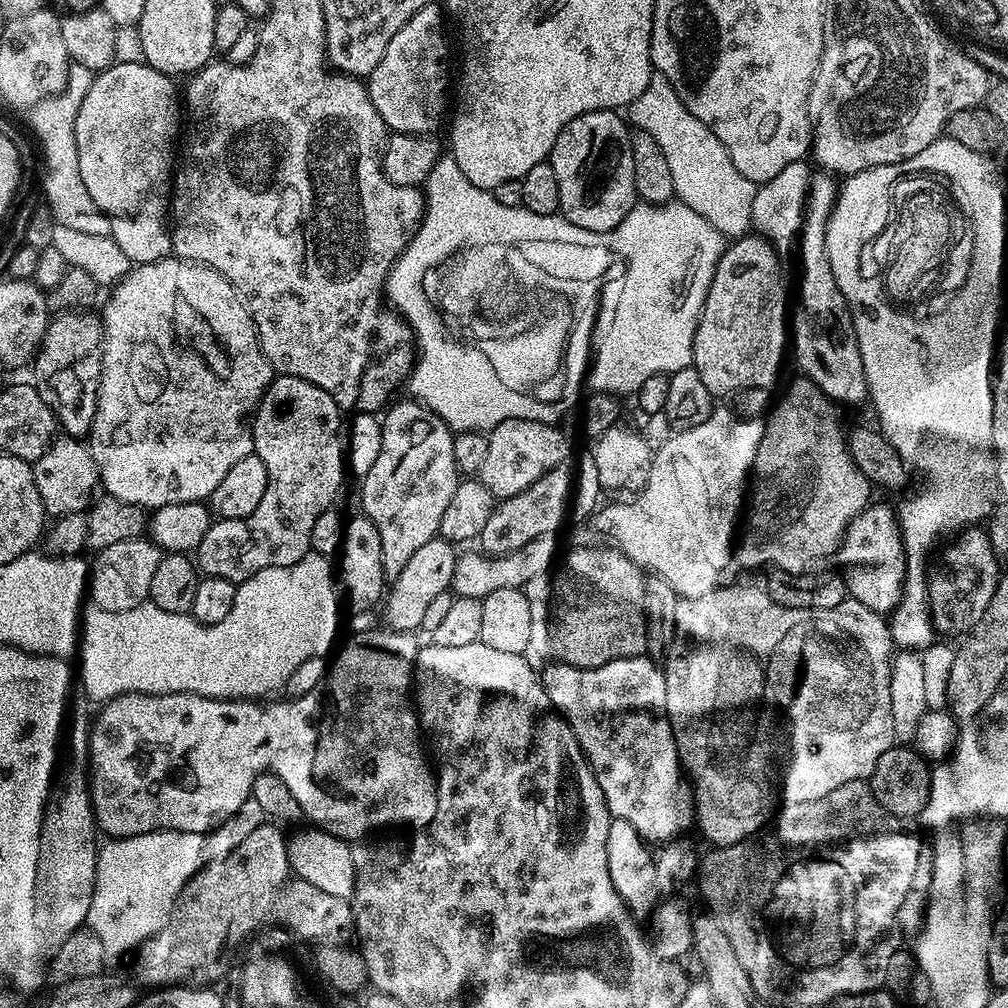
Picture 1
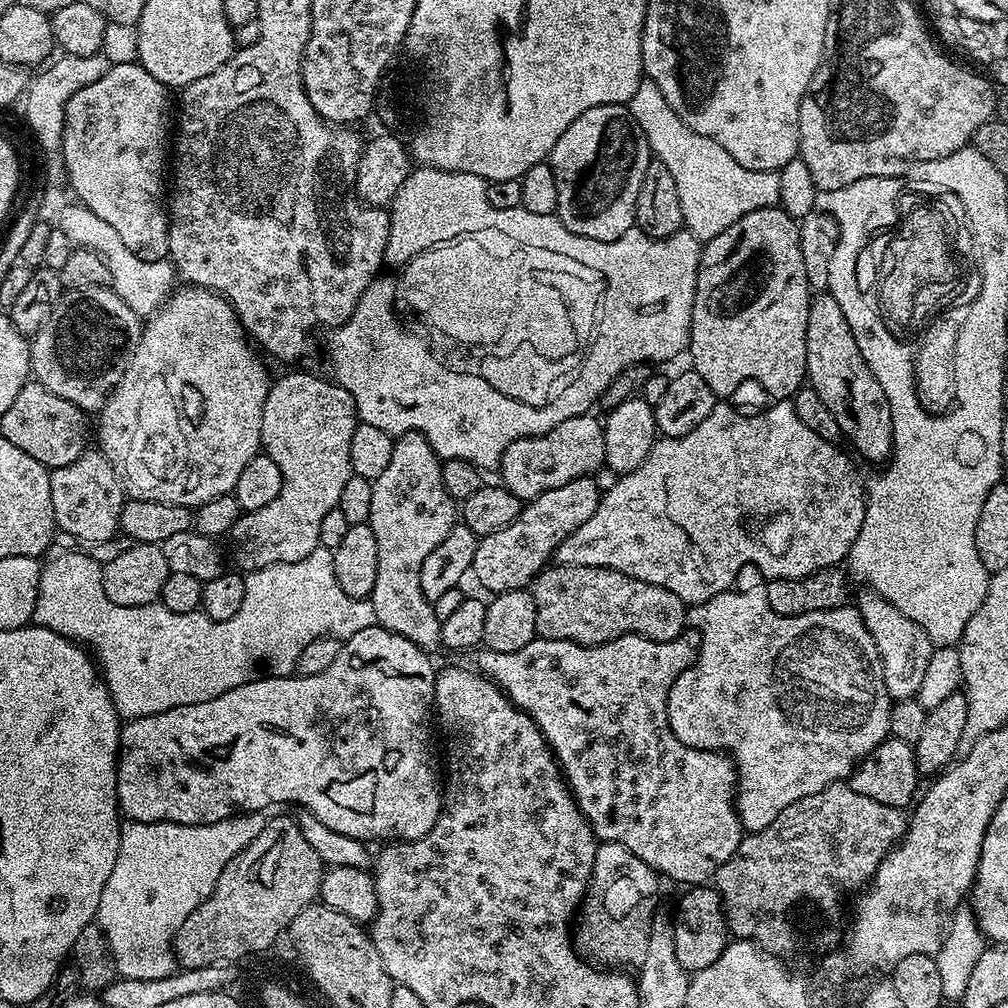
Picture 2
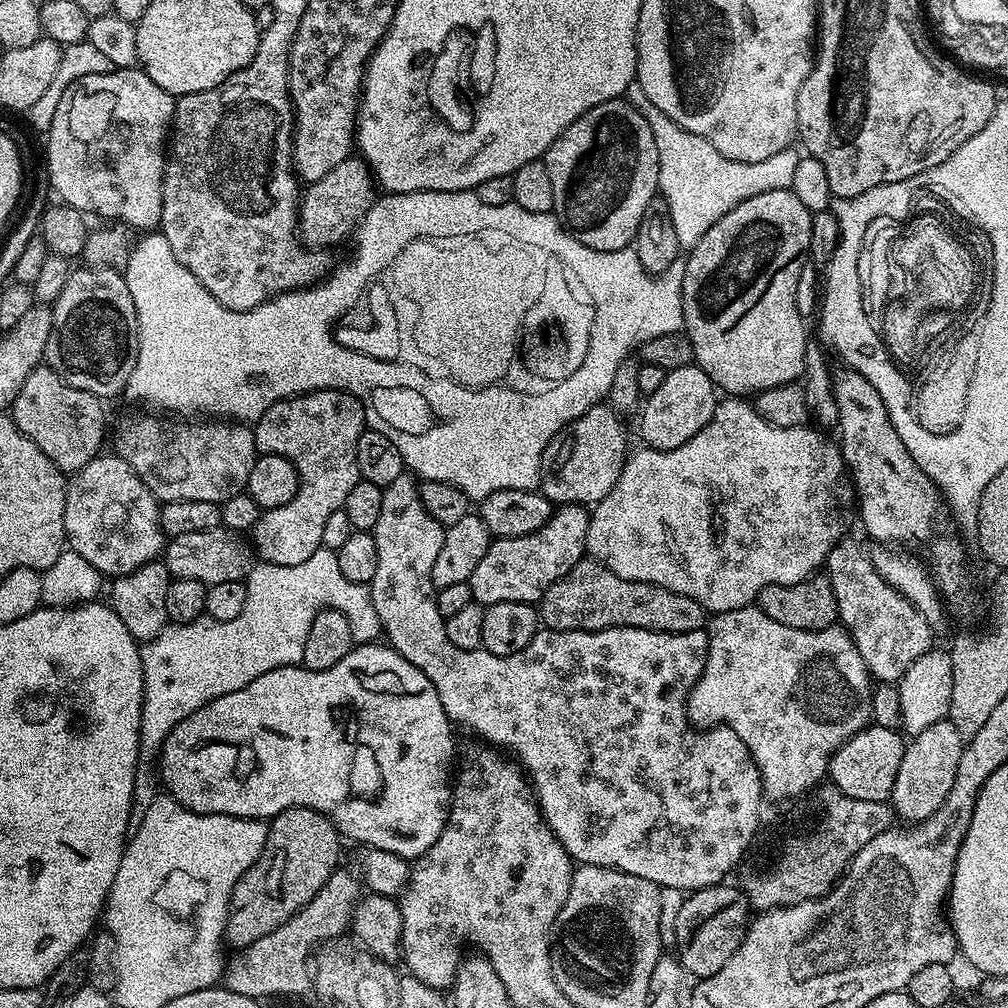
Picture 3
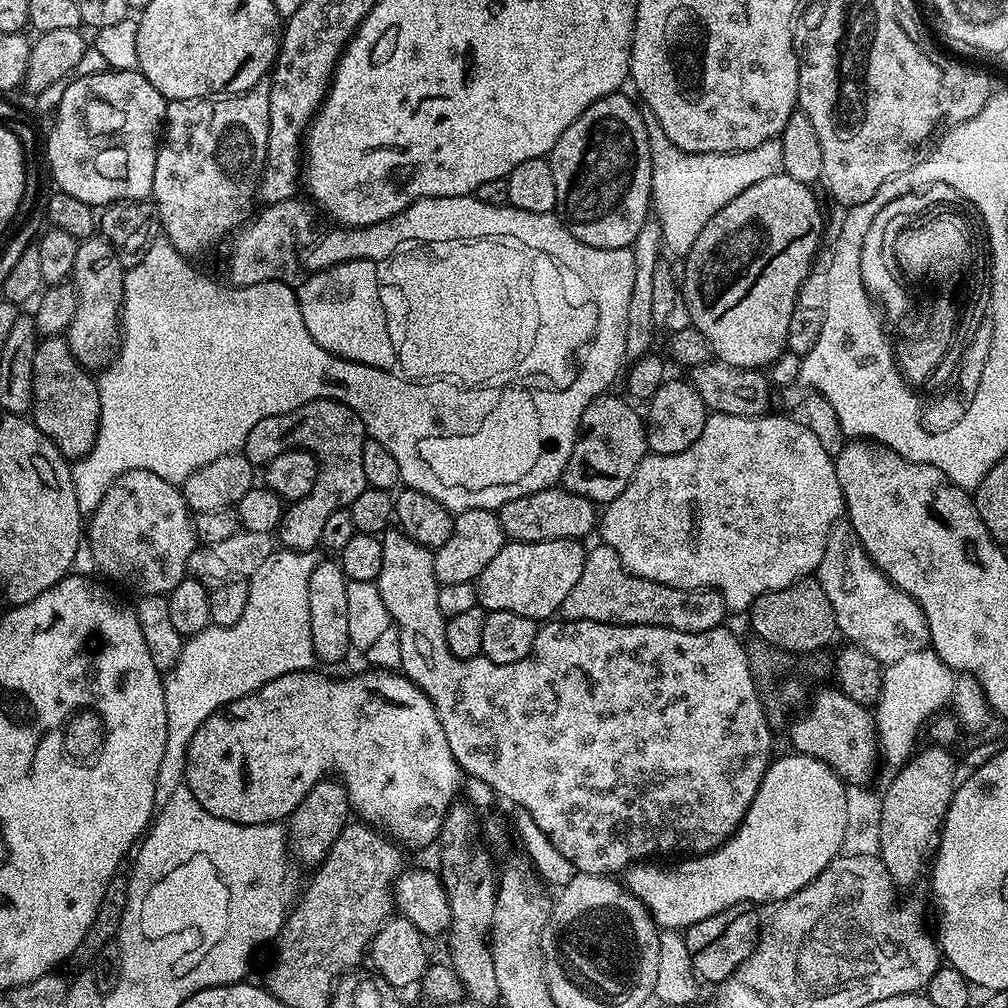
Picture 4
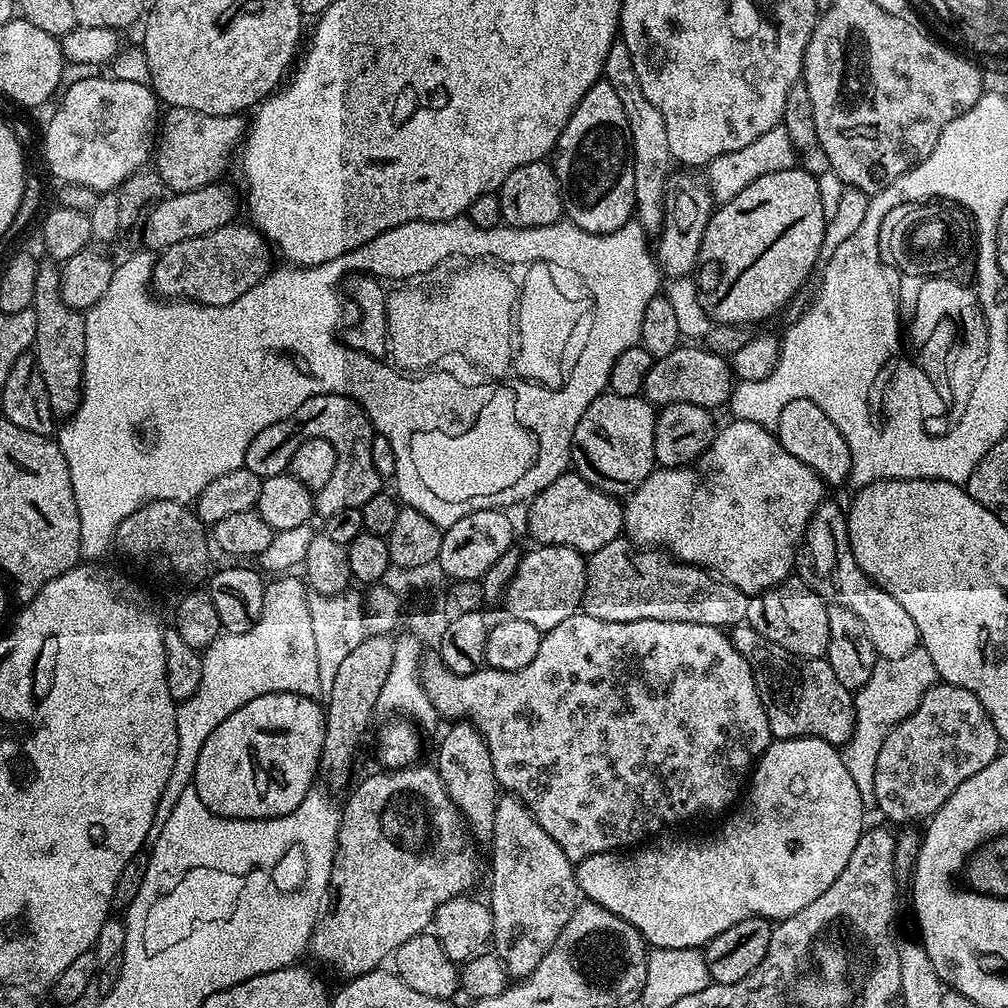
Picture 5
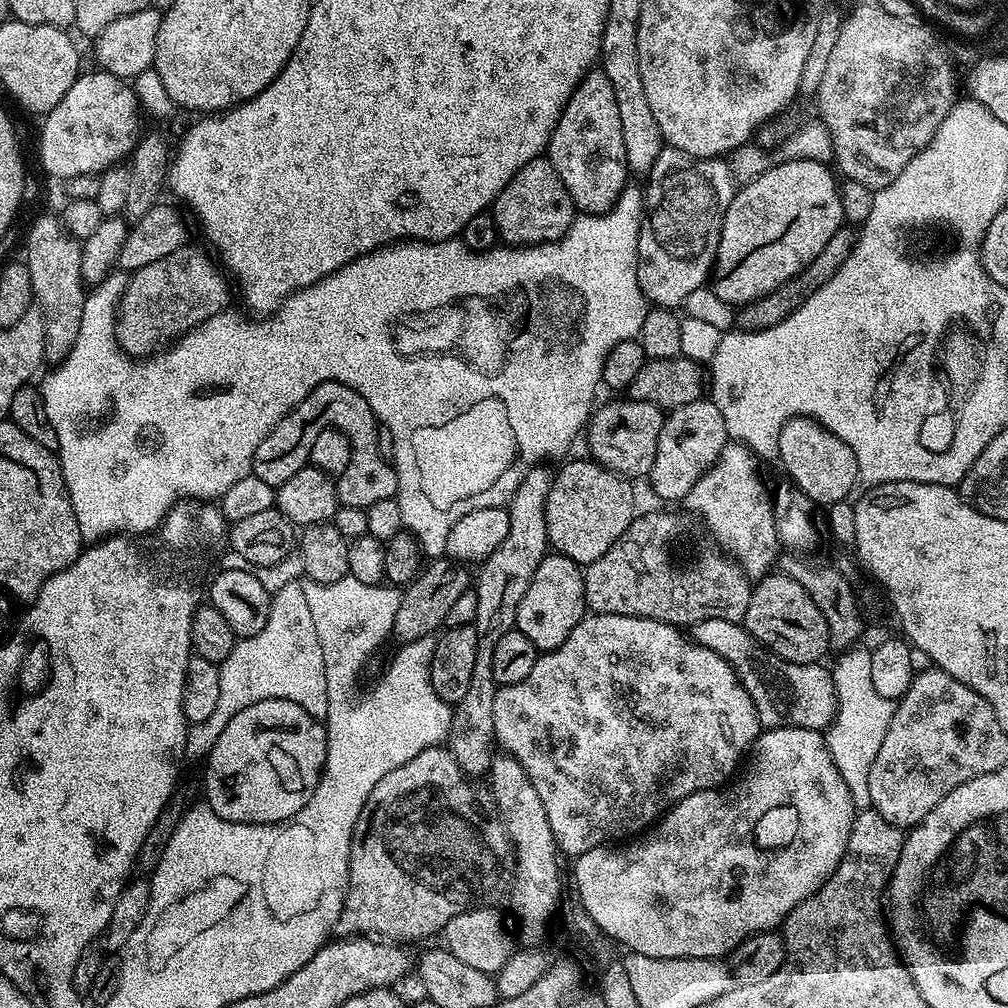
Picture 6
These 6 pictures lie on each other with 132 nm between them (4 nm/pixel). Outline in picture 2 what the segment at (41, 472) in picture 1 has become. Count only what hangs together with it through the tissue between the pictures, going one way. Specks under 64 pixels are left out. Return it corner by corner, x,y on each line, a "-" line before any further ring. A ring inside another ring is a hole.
86,450
70,466
54,468
50,471
50,502
54,502
56,527
61,533
73,536
76,540
85,540
88,544
104,544
112,535
117,535
120,527
120,515
126,503
124,487
114,474
110,462
99,450

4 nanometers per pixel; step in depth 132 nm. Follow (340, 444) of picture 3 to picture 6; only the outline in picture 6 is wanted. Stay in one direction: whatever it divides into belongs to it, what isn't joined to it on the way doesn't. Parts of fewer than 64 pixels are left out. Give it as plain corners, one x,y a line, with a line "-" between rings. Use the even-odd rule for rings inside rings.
331,380
322,382
298,406
294,406
276,423
274,430
262,438
258,450
254,450
254,458
257,462
263,460
300,460
296,462
310,461
310,446
314,446
314,438
322,434
327,428
339,428
350,430
352,448
360,448
360,472
368,472
372,468
372,500
382,502
395,497
398,490
398,478
395,467
390,463
389,457
378,446
378,423
374,410
350,386
339,384

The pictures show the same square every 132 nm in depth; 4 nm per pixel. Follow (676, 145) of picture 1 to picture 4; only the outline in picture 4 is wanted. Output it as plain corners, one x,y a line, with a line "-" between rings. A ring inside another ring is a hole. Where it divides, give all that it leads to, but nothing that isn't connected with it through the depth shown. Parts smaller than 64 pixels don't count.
645,111
643,118
652,159
654,218
662,226
664,248
677,258
687,256
694,242
698,242
702,226
706,226
722,206
734,202
742,190
750,190
750,186
757,182
779,176
784,171
779,138
762,142
762,146
754,146
754,150
741,152
687,152
673,146
652,112

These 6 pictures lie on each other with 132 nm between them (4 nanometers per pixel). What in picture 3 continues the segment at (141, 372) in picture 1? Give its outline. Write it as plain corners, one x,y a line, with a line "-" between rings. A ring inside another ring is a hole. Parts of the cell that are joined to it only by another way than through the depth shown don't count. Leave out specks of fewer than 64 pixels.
144,416
141,420
126,425
124,433
121,434
119,455
136,471
138,478
142,478
142,482
153,492
157,501
197,500
223,505
231,496
247,489
250,470
258,455
253,429
240,422
196,423
200,422
163,424
152,416

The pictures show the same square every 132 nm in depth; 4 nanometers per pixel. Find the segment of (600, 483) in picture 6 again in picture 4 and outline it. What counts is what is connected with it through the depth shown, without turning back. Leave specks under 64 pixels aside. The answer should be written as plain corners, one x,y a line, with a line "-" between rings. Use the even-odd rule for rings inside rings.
563,486
543,488
534,494
526,494
522,498
514,498
506,502
498,510
500,525
509,541
546,542
547,540
583,541
597,531
598,508
582,494
569,492

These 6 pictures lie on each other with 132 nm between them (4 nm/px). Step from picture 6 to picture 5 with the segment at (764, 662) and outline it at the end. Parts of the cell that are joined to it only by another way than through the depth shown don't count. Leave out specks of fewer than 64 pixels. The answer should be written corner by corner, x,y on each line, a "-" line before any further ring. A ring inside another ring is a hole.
746,622
735,625
730,632
734,650
742,654
752,665
756,676
758,694
766,710
773,737
778,740
790,738
822,738
826,742
843,746
854,734
856,725
856,701
853,689
842,686
827,659
791,656
782,646
762,638

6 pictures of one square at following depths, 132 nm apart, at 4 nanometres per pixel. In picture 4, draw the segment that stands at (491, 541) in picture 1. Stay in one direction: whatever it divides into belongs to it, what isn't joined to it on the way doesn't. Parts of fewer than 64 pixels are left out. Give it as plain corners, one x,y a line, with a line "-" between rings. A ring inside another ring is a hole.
578,540
505,542
490,566
474,581
479,607
488,612
513,612
537,622
547,621
561,611
566,594
574,590
582,574
586,548

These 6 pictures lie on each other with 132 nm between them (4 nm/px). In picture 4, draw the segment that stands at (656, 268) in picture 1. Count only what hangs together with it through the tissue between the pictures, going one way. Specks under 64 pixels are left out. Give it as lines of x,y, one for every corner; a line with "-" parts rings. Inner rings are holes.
475,195
422,198
421,200
416,200
410,206
406,206
406,210
394,214
389,220
383,220
377,224
366,226
365,228
345,227
343,230
336,231
340,232
330,233
321,244
319,241
319,243
303,257
302,268
305,268
312,276
320,276
320,292
312,284
308,284
304,288
305,298
312,303
305,312
300,309
300,300
296,297
295,290
284,280
267,280
266,282
255,284
249,288
238,288
235,286
219,288
210,277
203,276
200,272
195,272
195,270
188,265
191,263
185,259
182,253
180,253
167,238
157,238
153,240
150,247
146,250
142,262
138,262
133,268
125,271
122,339
119,341
118,351
115,353
114,359
98,376
98,387
100,389
100,429
96,435
94,446
88,451
87,456
79,457
79,459
71,465
74,494
78,498
78,506
80,507
81,513
91,514
95,512
96,507
102,502
102,498
106,494
106,490
109,486
111,486
123,472
129,472
130,470
150,470
150,474
158,474
158,478
162,478
166,482
177,486
183,485
187,476
194,474
202,466
214,462
219,456
231,456
239,453
246,442
246,434
250,434
250,430
254,430
254,426
258,426
258,422
262,422
262,418
270,418
274,414
290,414
290,410
298,410
298,406
302,406
306,402
314,402
315,400
337,400
340,404
346,404
349,408
353,408
353,410
359,414
367,435
371,437
371,439
382,442
382,446
386,446
386,450
390,450
390,454
394,454
394,458
398,461
401,481
403,481
407,487
418,490
422,494
430,494
430,498
442,502
442,506
446,506
448,511
453,514
459,514
471,508
491,508
493,510
499,510
503,504
510,502
514,498
522,498
526,494
534,494
543,488
553,487
553,485
563,477
564,468
568,465
568,459
574,450
578,433
582,428
584,412
592,405
592,401
595,400
596,397
605,395
605,393
611,389
608,387
615,382
616,375
618,375
619,372
621,375
622,369
626,364
626,357
624,355
624,327
628,321
630,294
634,290
634,274
636,273
631,247
595,248
586,242
582,242
578,238
574,238
574,234
569,230
567,223
565,223
559,215
550,212
546,214
530,214
526,210
518,210
511,206
502,208
486,206
486,202
478,202

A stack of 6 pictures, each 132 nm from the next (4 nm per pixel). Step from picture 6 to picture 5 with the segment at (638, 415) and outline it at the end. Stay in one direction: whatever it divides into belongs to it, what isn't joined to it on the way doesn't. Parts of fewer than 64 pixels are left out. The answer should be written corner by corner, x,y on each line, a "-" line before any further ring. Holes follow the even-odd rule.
605,394
594,398
574,430
571,467
603,492
617,498
627,497
657,467
654,454
657,415
657,409
643,395

